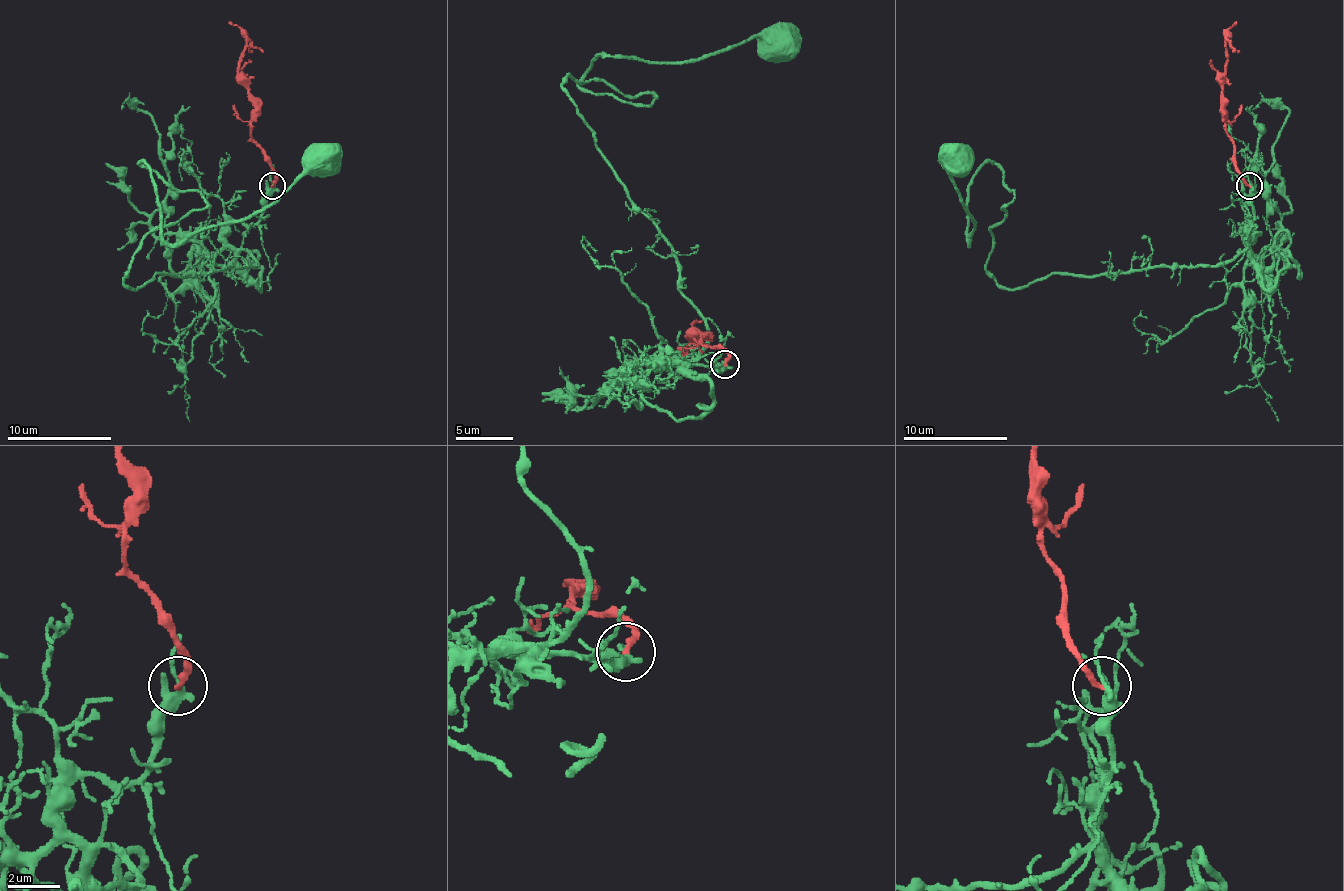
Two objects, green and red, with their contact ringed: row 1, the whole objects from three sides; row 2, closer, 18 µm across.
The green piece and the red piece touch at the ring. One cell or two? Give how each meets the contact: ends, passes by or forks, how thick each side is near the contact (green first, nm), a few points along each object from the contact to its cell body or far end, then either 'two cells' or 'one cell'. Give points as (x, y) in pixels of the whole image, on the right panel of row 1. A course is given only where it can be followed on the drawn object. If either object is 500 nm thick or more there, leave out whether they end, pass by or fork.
green forks | red ends | 280/240 nm | green via (1250, 186), (1232, 262), (1014, 288), (985, 262), (1014, 191), (985, 162), (969, 244), (959, 157) | red via (1250, 186), (1237, 162), (1221, 107), (1221, 79), (1226, 71), (1226, 34), (1237, 21) | two cells

